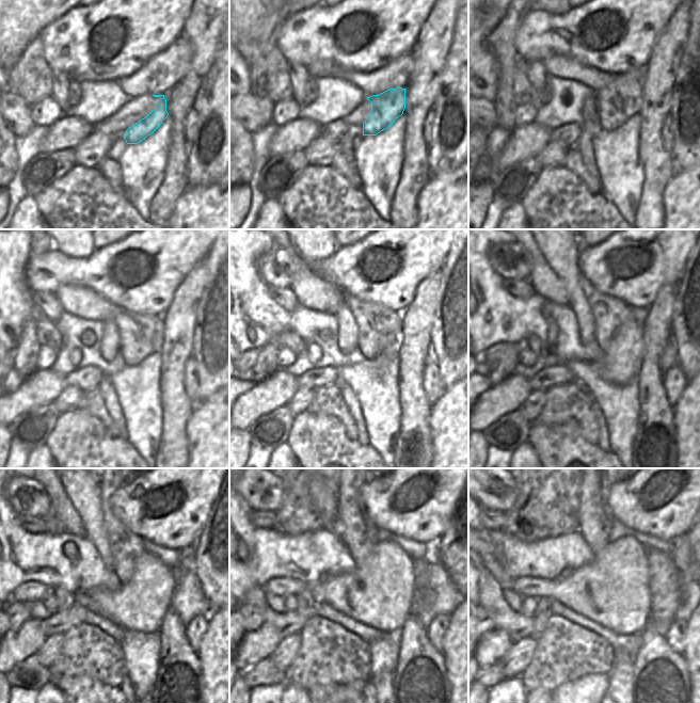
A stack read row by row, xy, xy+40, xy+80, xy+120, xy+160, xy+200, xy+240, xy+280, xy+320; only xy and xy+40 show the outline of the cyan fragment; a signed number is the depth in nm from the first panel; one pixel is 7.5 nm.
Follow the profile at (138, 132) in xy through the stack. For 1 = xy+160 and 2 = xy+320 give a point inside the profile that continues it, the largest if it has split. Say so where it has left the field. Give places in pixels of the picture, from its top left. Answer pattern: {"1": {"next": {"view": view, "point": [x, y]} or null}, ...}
{"1": {"next": {"view": "xy+160", "point": [379, 326]}}, "2": {"next": {"view": "xy+320", "point": [595, 518]}}}

